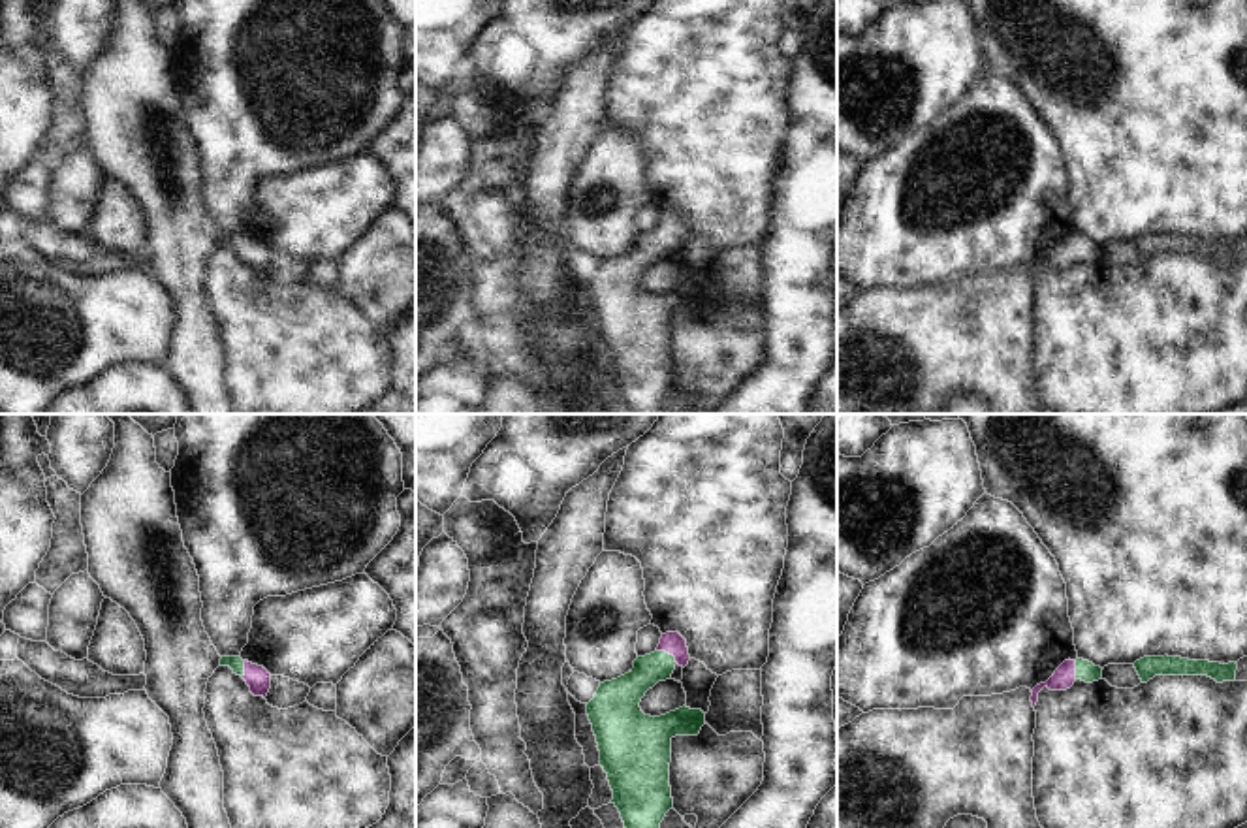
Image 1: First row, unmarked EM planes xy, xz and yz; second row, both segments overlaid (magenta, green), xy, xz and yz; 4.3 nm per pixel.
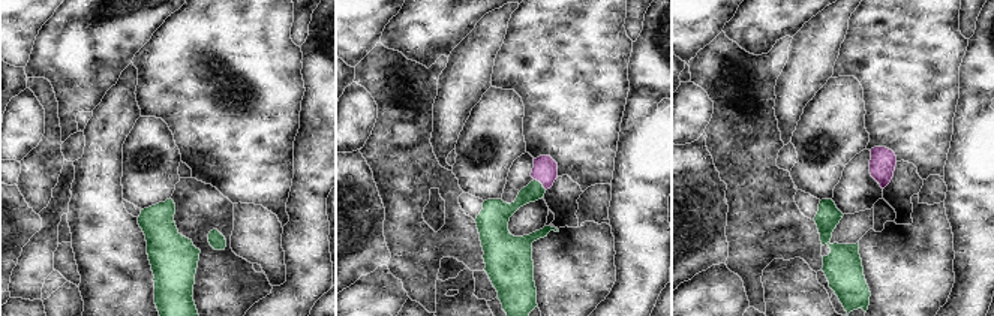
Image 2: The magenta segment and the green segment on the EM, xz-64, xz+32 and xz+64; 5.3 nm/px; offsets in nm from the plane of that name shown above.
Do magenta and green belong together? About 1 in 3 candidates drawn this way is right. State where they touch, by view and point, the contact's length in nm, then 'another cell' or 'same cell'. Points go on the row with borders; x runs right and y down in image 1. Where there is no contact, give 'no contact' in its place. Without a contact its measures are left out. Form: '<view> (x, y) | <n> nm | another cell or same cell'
xz (668, 652) | 110 nm | same cell

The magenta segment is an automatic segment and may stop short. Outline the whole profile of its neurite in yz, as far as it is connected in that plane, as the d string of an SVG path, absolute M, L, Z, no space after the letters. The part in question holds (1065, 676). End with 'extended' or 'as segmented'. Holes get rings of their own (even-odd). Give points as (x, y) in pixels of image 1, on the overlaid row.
M1083 659L1065 661L1046 683L1040 683L1031 691L1033 708L1036 706L1038 693L1044 687L1048 687L1050 691L1066 691L1074 685L1076 679L1081 679L1085 683L1098 681L1102 679L1102 668Z; extended

